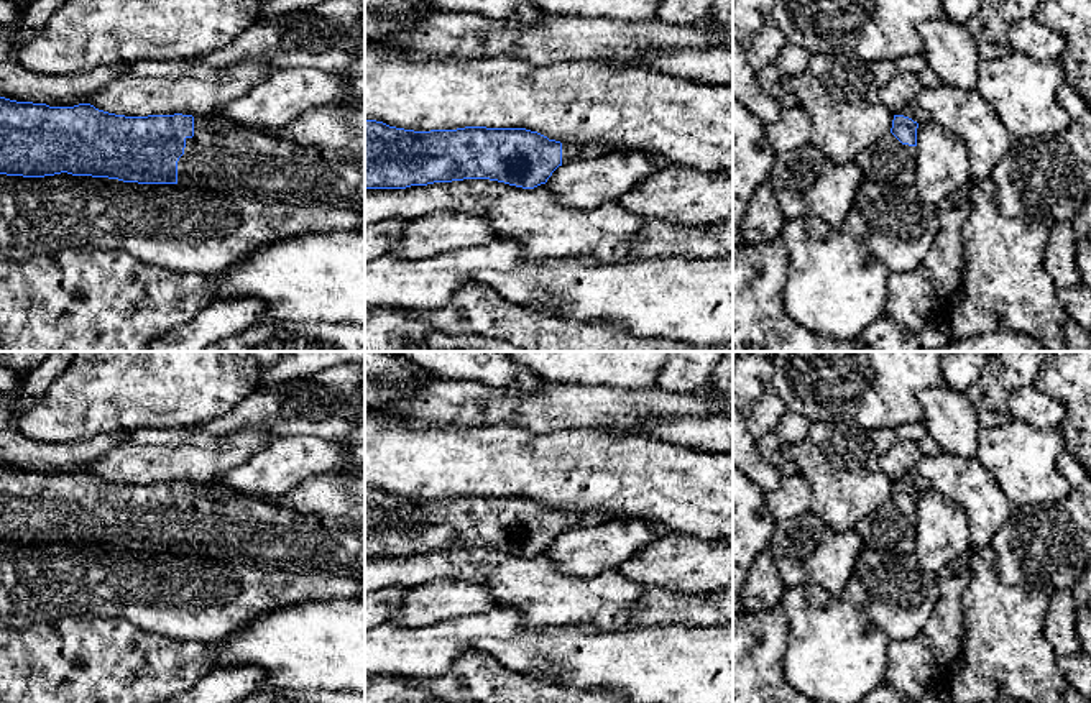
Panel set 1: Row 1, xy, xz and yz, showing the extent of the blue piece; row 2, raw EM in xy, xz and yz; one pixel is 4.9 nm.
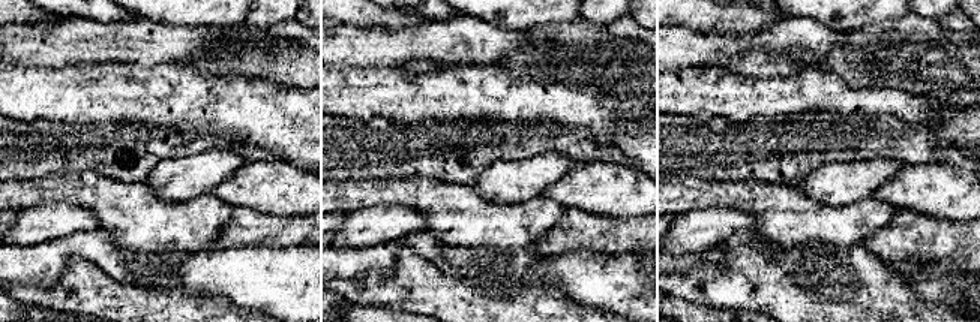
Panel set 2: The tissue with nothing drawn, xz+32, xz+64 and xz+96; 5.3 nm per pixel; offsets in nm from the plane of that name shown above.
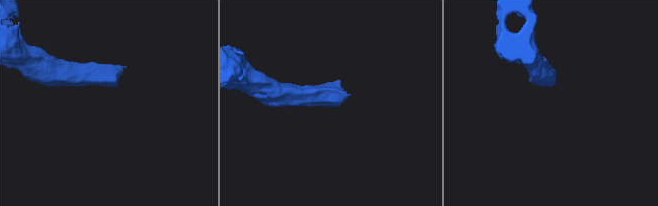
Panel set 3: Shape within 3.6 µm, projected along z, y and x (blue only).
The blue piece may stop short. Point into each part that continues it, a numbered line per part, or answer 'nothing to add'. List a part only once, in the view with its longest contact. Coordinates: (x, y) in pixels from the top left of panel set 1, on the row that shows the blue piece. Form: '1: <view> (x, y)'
1: xy (268, 168)

